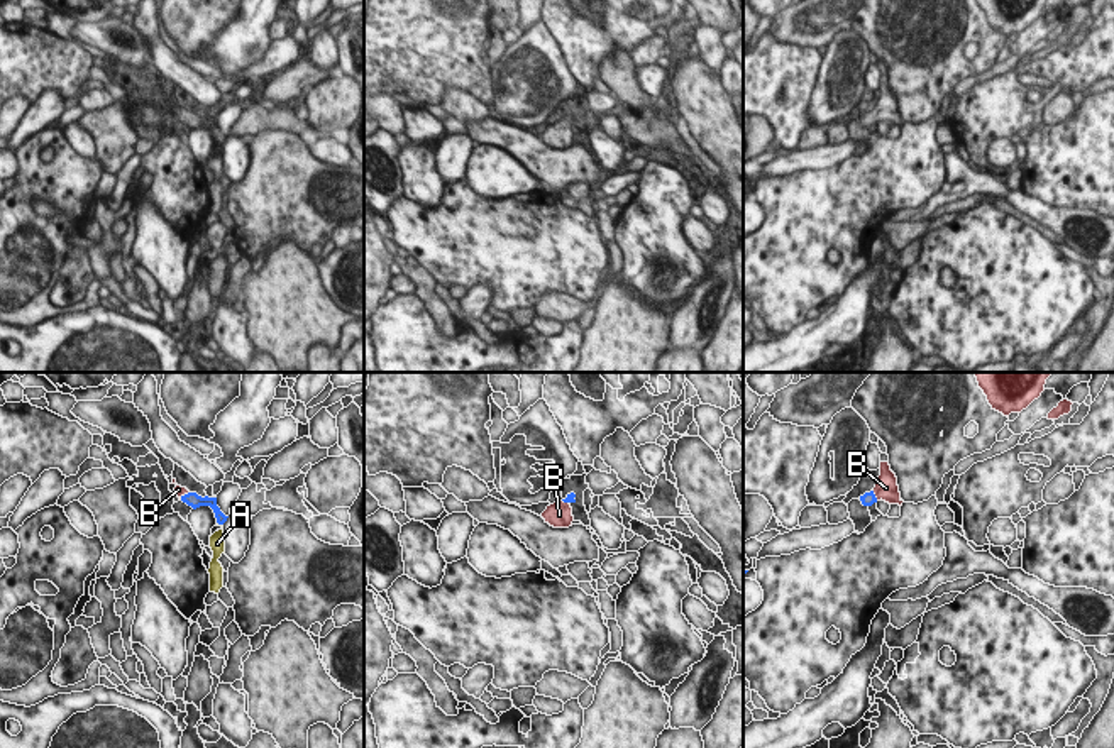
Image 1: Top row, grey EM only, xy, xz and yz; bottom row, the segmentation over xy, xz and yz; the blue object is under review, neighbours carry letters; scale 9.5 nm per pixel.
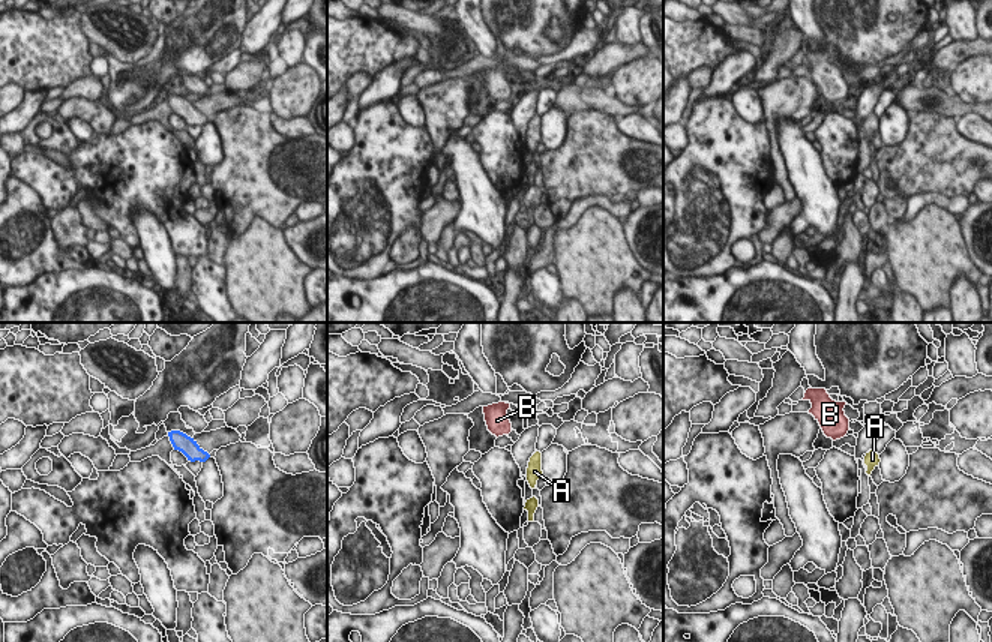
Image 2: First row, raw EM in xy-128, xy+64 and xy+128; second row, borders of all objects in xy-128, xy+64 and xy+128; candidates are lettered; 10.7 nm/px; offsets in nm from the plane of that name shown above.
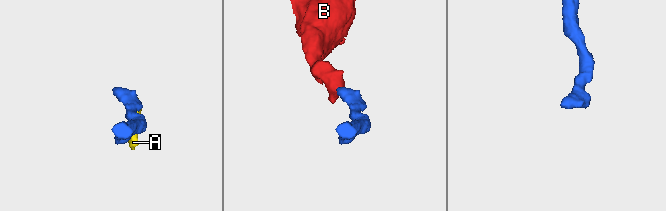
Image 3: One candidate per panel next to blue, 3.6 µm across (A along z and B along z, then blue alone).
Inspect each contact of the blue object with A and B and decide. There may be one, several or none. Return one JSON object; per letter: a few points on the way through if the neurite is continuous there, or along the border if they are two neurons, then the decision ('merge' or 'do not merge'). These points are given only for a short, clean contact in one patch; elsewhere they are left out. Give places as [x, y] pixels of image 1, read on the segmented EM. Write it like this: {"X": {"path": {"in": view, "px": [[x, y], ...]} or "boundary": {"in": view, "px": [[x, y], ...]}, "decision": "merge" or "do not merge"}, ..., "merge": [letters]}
{"A": {"boundary": {"in": "xy", "px": [[217, 522], [222, 525]]}, "decision": "do not merge"}, "B": {"path": {"in": "yz", "px": [[869, 498], [874, 496], [886, 488]]}, "decision": "merge"}, "merge": ["B"]}

